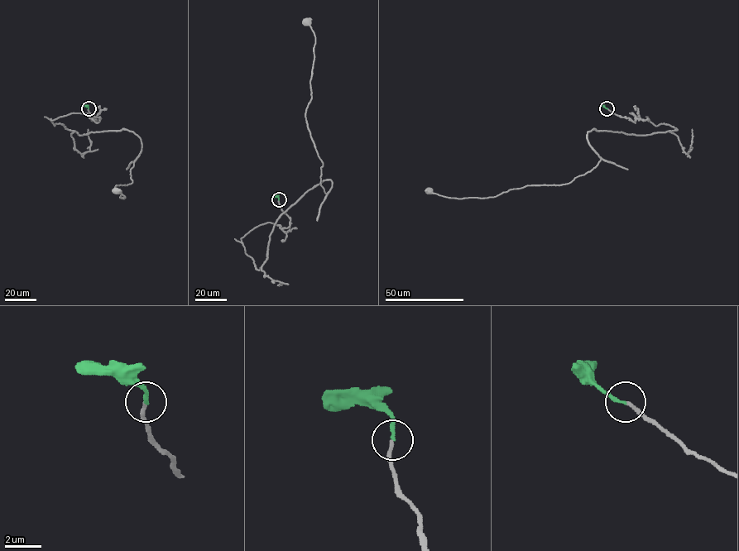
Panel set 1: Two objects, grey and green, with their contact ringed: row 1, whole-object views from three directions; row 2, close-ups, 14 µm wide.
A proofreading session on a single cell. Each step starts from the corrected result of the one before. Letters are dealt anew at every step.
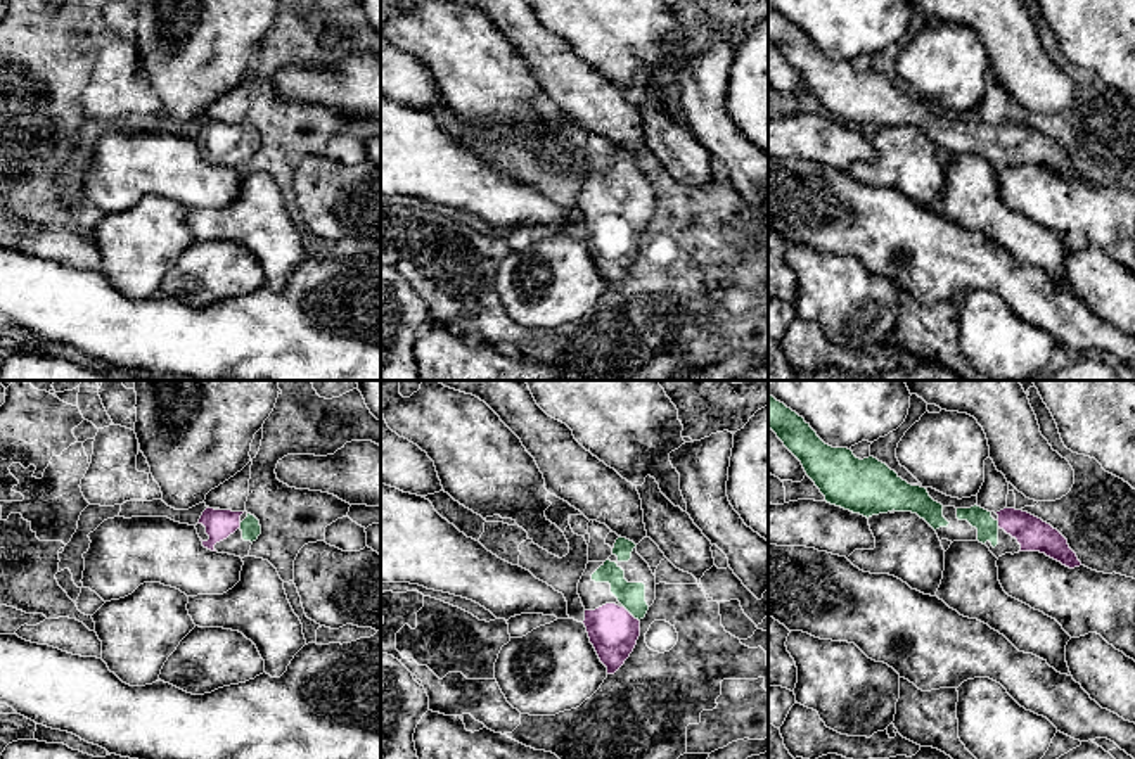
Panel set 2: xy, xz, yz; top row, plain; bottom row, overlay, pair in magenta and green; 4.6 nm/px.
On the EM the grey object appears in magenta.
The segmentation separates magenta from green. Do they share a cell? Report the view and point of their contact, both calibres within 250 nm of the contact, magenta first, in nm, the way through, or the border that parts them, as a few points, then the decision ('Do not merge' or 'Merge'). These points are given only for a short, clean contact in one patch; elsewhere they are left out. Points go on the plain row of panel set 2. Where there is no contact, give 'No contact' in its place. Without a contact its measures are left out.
Touches magenta at xz (630, 227). Thickness 240 nm (magenta) against 130 nm. Path across: xz (613, 244), (630, 227), (632, 208). Merge

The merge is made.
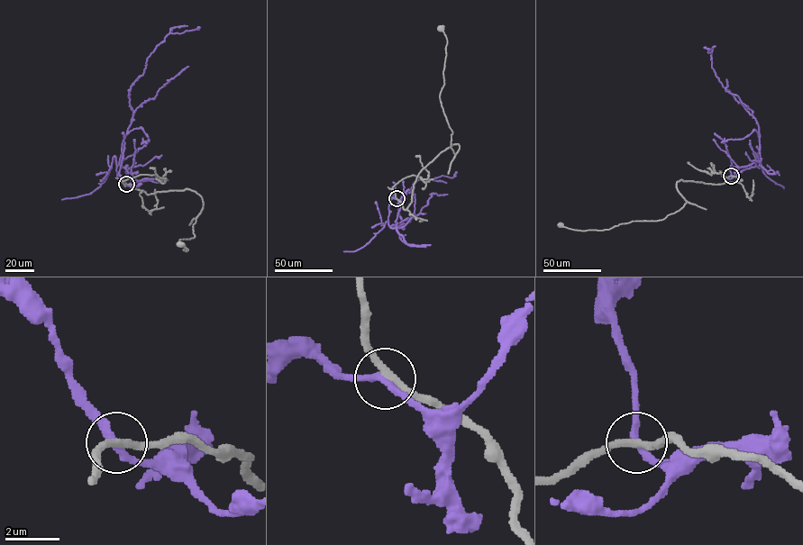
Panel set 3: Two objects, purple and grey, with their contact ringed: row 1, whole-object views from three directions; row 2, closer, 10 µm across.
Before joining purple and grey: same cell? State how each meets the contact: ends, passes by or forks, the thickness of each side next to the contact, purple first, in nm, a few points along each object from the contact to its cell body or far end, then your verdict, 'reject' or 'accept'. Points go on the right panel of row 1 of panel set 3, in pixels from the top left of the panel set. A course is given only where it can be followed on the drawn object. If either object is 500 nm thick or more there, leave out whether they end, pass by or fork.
purple passes by | grey passes by | 280/260 nm | purple via (731, 176), (732, 168), (738, 169), (760, 158), (759, 127), (719, 80), (712, 68), (711, 52), (704, 48) | grey via (731, 176), (743, 180), (678, 181), (686, 203), (661, 220), (598, 231), (560, 224) | reject

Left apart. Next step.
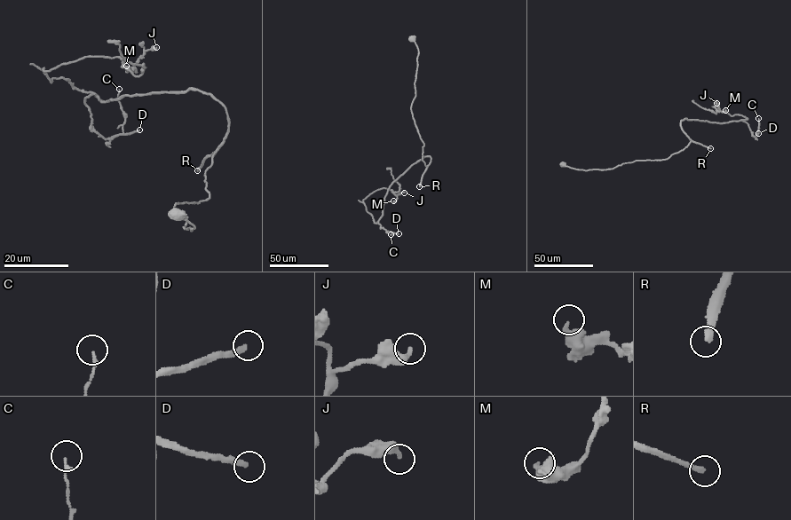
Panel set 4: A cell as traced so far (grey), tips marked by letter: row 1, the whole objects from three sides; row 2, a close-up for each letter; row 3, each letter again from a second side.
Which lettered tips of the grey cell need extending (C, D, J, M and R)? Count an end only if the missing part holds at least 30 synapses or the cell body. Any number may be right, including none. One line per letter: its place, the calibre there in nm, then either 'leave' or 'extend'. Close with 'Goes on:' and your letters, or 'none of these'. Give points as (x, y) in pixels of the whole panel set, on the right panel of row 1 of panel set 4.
C: (758, 118) | 140 nm | leave
D: (758, 133) | 280 nm | extend
J: (716, 103) | 260 nm | leave
M: (725, 110) | 240 nm | leave
R: (710, 148) | 260 nm | extend
Goes on: D, R

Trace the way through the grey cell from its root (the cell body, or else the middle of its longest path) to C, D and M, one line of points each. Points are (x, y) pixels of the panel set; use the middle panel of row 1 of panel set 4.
C: (411, 38), (418, 54), (411, 110), (423, 161), (431, 161), (418, 161), (390, 186), (378, 224), (391, 234)
D: (411, 38), (418, 54), (411, 110), (423, 161), (431, 161), (413, 163), (384, 197), (378, 224), (399, 233)
M: (411, 38), (411, 110), (431, 161), (392, 183), (376, 224), (363, 200), (385, 188), (393, 200)

